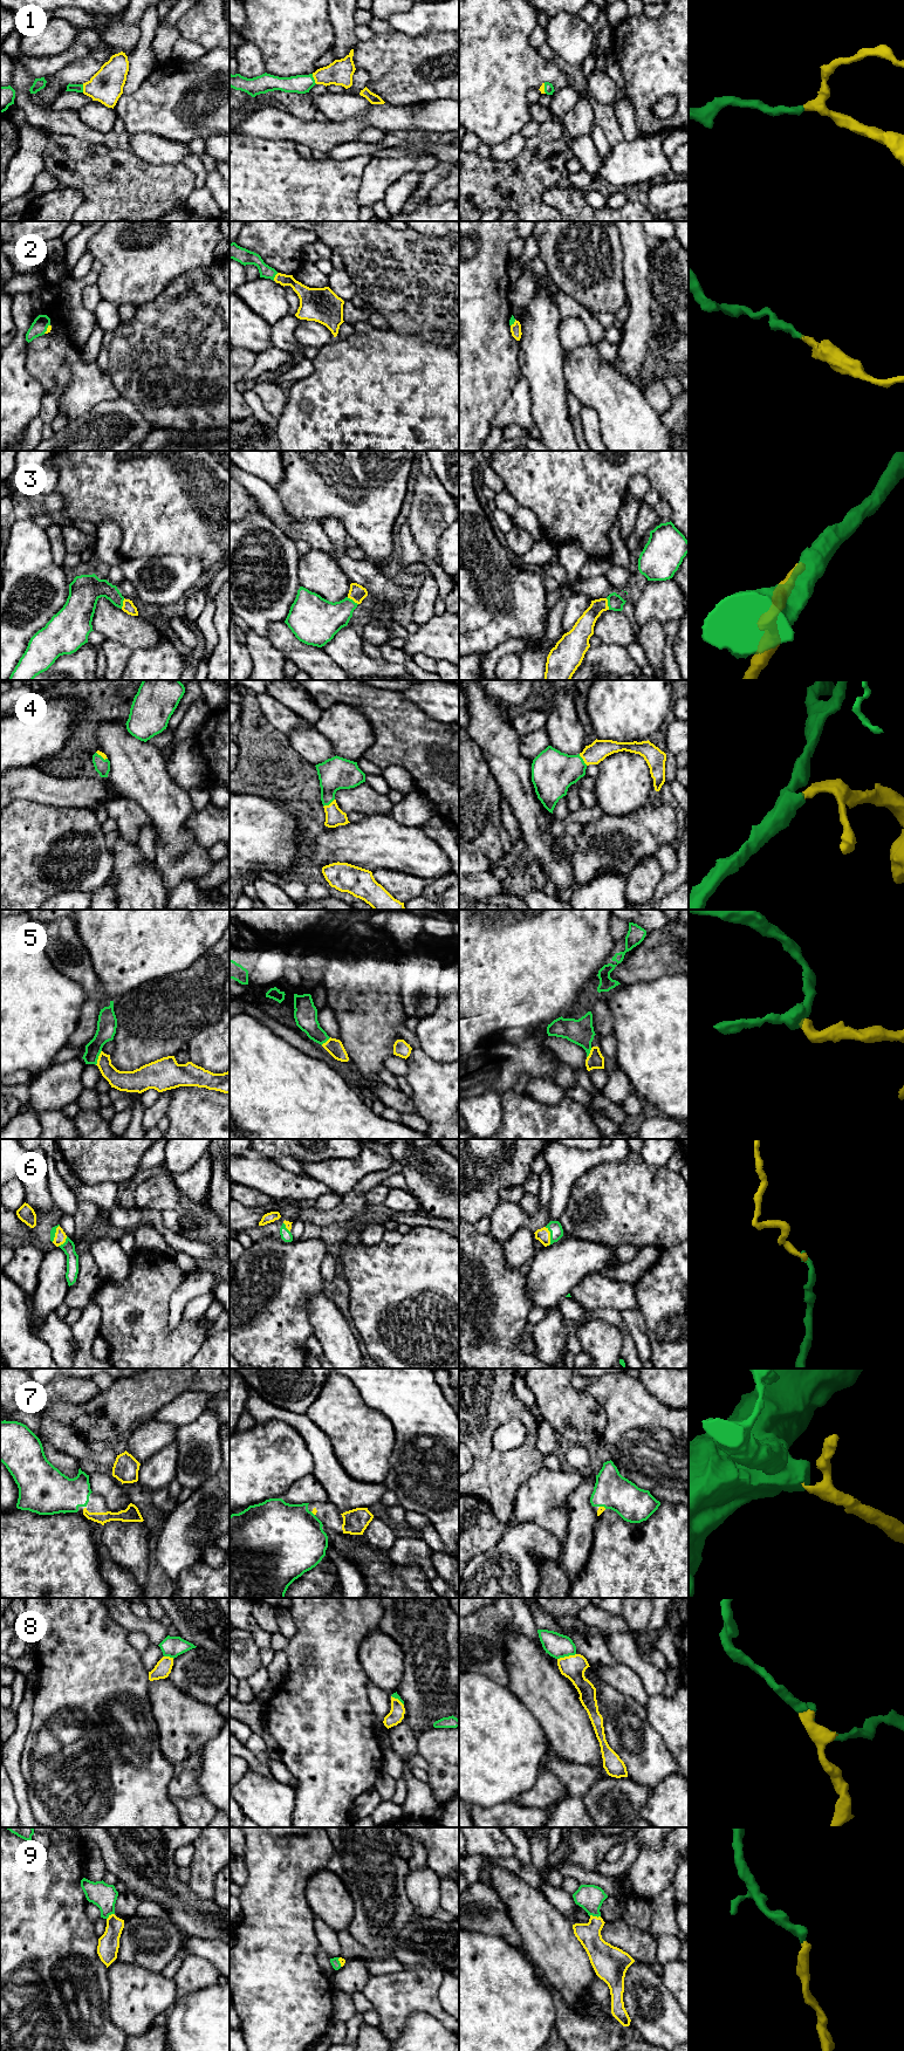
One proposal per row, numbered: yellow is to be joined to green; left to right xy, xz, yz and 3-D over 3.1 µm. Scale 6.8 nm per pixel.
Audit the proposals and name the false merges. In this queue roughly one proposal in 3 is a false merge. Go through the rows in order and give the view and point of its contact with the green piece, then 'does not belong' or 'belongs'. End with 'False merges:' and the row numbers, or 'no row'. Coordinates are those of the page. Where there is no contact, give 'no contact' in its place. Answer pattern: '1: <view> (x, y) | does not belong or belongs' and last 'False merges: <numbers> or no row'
1: xz (313, 79) | belongs
2: xz (274, 276) | belongs
3: yz (608, 604) | belongs
4: xz (328, 804) | belongs
5: xy (97, 1057) | belongs
6: yz (550, 1236) | belongs
7: yz (603, 1506) | belongs
8: yz (566, 1655) | does not belong
9: yz (595, 1915) | belongs
False merges: 8

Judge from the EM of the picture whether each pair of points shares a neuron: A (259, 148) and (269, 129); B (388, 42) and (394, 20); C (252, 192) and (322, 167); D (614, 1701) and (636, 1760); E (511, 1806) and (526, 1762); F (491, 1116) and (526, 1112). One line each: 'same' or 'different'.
A: different
B: different
C: same
D: same
E: different
F: different

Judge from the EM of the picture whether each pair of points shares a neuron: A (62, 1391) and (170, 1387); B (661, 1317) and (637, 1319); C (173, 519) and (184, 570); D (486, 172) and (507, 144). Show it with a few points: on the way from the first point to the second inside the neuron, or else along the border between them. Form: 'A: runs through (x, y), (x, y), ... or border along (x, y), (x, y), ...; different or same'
A: border along (101, 1391), (87, 1401), (75, 1404); different
B: border along (638, 1308), (646, 1325), (651, 1345); different
C: border along (152, 556), (198, 556), (203, 571); different
D: border along (522, 151), (505, 160), (490, 157); different

